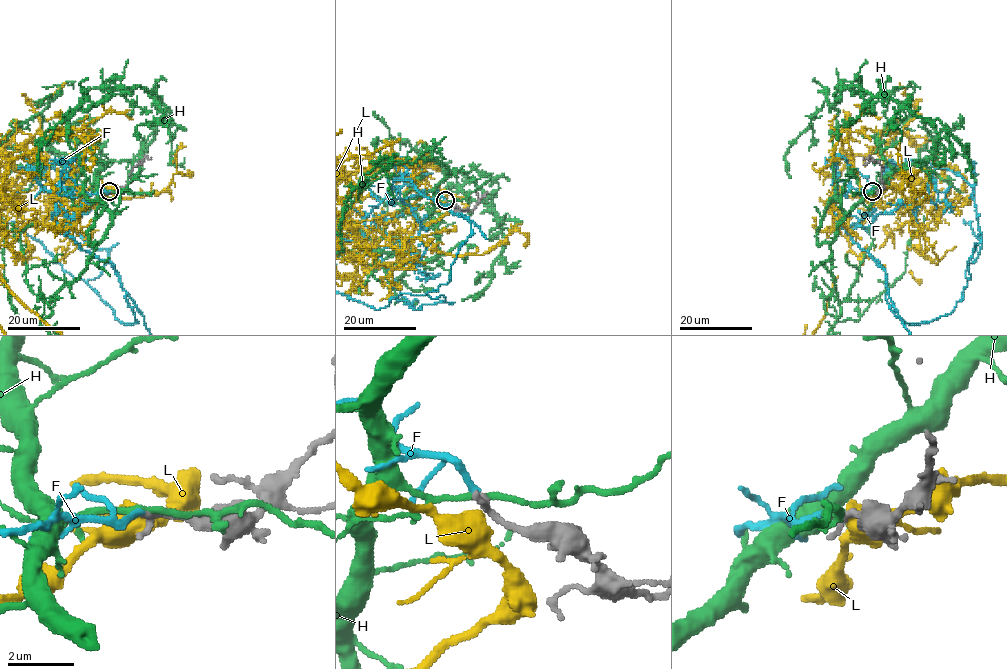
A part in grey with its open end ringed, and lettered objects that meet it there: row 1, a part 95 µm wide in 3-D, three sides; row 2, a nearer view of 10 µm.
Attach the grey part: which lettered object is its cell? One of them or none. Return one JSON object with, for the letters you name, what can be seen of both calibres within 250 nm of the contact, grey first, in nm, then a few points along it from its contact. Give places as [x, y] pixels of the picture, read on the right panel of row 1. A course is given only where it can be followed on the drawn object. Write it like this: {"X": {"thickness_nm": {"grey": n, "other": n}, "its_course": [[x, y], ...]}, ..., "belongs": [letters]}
{"F": {"thickness_nm": {"grey": 240, "other": 180}}, "belongs": ["F"]}

